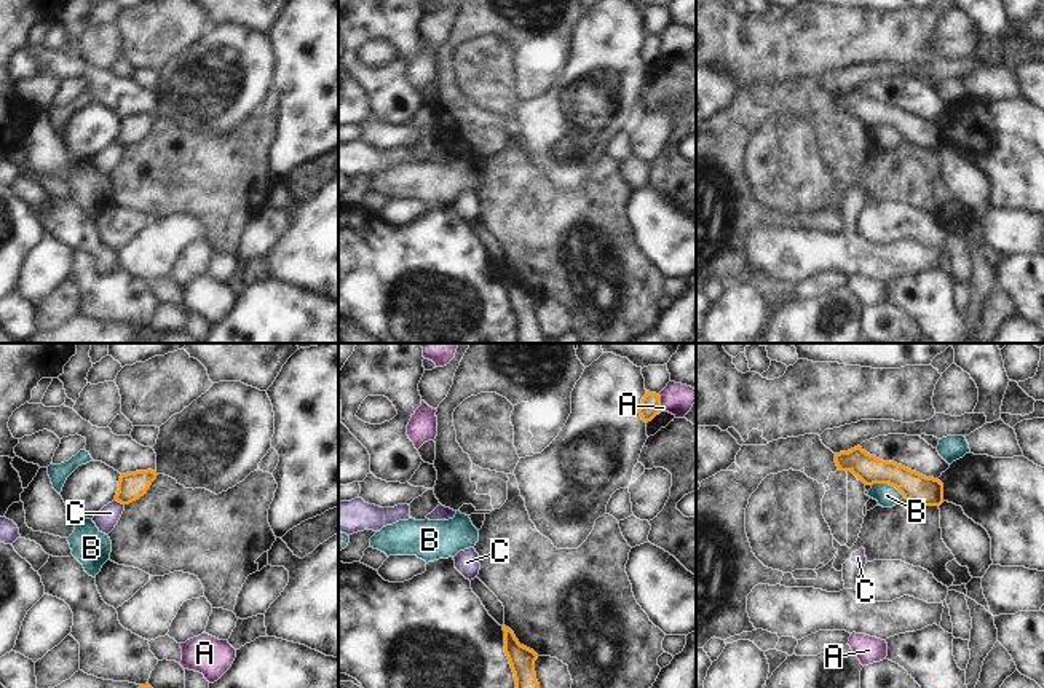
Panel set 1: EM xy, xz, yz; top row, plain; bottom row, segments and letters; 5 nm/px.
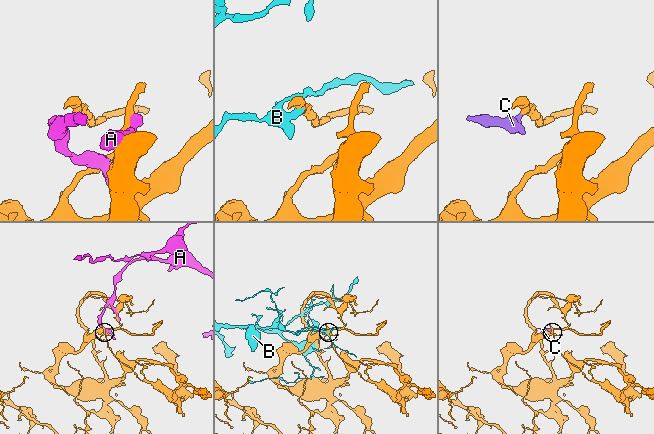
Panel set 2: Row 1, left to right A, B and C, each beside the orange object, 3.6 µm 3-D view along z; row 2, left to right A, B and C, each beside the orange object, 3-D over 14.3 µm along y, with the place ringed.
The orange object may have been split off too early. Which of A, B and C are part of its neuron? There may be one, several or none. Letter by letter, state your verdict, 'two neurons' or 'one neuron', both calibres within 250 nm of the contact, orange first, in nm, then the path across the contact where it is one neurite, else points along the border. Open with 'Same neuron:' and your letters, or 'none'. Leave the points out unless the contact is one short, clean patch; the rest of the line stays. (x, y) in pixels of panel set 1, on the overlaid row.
Same neuron: none
A: two neurons; 100 nm thick on the orange side, 160 nm on the other
B: two neurons; 140 nm thick on the orange side, 120 nm on the other
C: two neurons; 140 nm thick on the orange side, 110 nm on the other; border along xy (115, 498), (123, 505)

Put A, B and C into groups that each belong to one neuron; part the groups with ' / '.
A / B / C

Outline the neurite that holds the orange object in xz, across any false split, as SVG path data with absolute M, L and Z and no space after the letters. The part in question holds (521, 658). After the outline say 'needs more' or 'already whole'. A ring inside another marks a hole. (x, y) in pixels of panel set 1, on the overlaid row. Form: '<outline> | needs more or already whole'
M503 624L504 631L504 653L509 659L516 678L516 688L540 688L535 672L535 661L538 654L520 645L514 632Z | already whole

